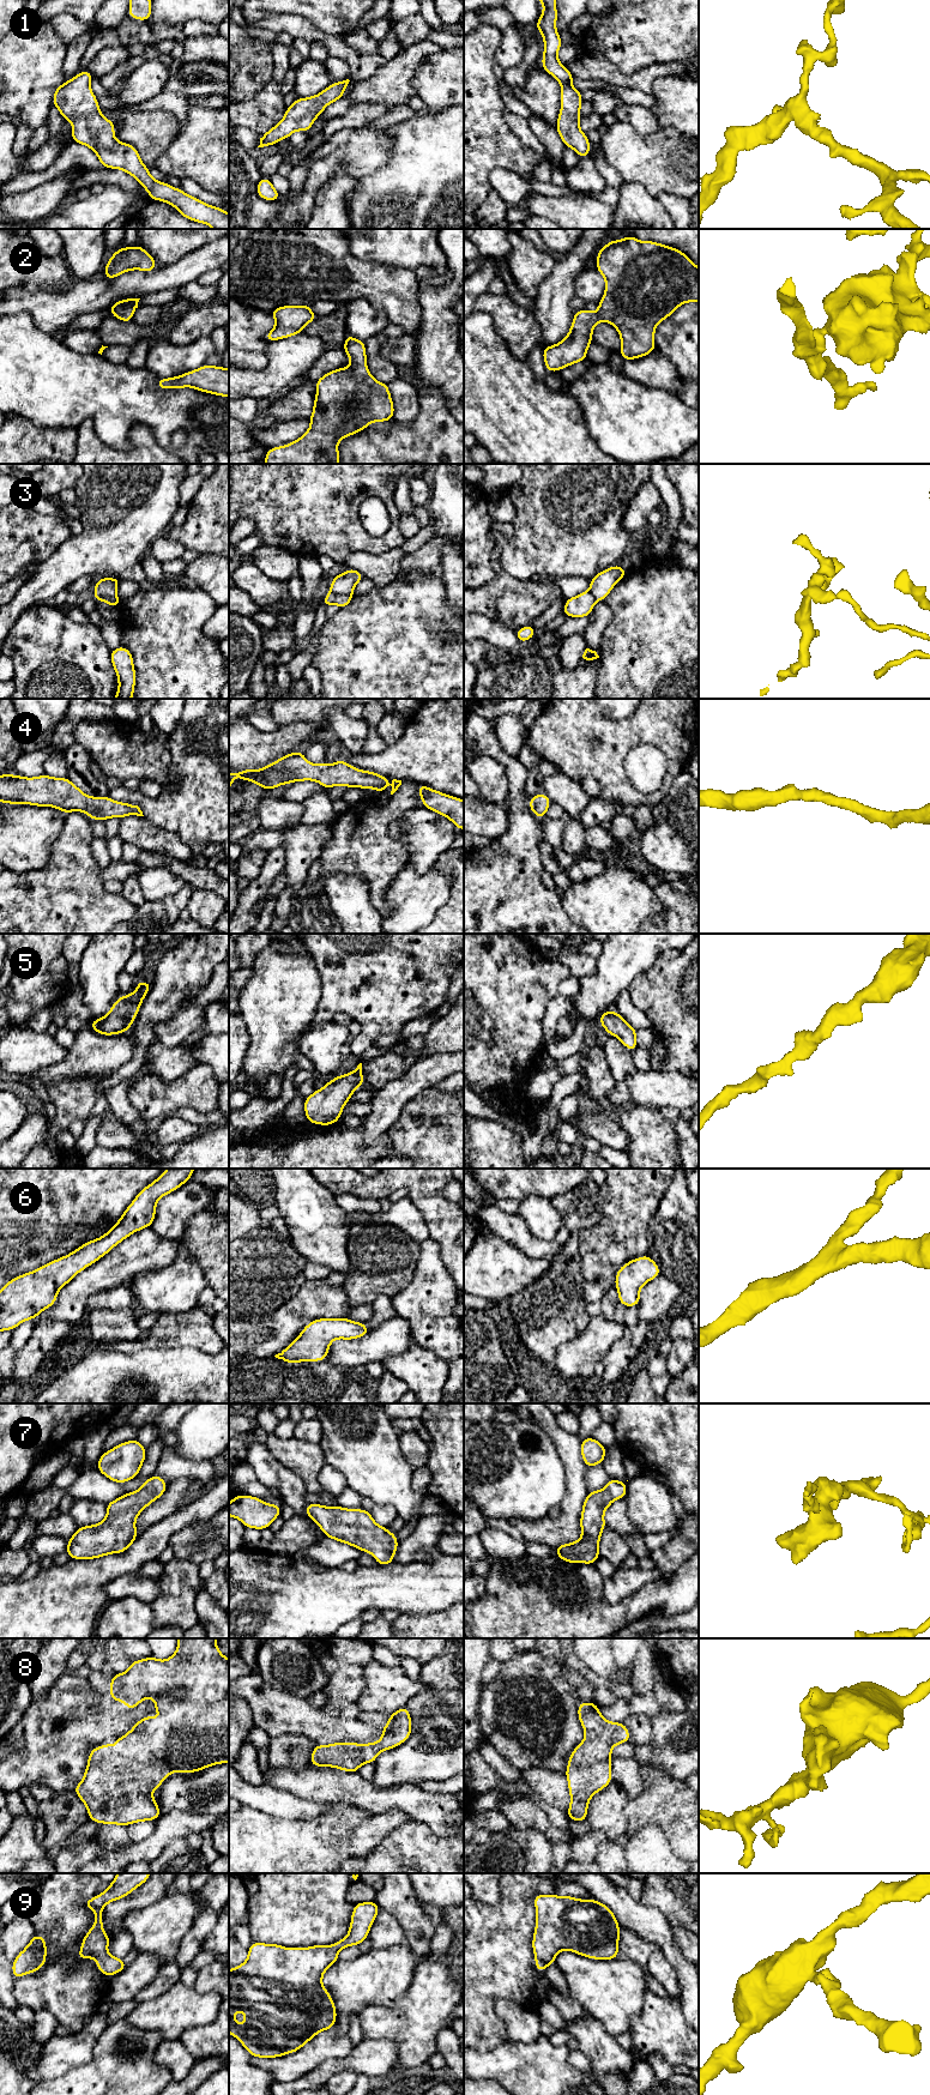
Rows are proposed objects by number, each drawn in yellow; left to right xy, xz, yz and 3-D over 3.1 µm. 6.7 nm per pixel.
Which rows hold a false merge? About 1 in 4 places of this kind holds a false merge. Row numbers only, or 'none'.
3

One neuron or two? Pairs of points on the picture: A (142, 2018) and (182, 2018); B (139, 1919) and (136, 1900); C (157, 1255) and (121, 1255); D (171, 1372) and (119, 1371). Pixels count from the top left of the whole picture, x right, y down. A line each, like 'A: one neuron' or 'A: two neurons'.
A: one neuron
B: two neurons
C: one neuron
D: one neuron

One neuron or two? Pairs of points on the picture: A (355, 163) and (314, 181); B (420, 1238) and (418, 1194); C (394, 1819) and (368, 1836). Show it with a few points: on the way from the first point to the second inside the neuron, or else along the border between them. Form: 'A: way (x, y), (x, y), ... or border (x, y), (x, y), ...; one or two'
A: way (345, 157), (338, 157), (324, 171); one
B: border (408, 1196), (420, 1212), (429, 1237); two
C: way (388, 1822), (374, 1830); one

